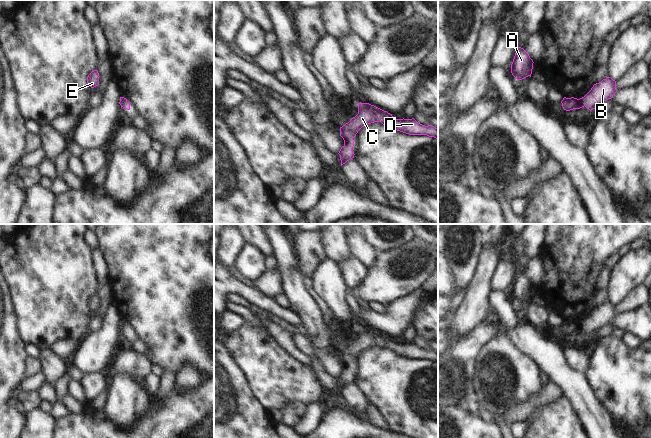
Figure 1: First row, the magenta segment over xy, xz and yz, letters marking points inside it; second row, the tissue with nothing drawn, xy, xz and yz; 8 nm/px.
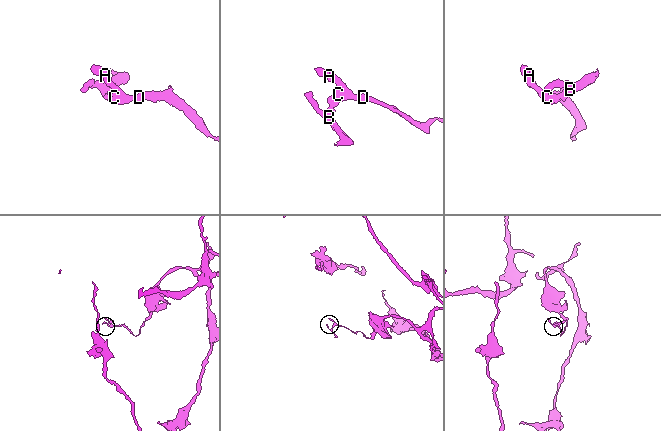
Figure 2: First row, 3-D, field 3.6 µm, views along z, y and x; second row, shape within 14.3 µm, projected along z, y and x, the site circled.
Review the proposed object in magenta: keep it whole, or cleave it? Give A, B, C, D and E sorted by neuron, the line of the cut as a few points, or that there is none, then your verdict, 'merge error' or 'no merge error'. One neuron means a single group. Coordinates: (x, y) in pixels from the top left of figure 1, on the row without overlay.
groups A B C D E; cut none; no merge error

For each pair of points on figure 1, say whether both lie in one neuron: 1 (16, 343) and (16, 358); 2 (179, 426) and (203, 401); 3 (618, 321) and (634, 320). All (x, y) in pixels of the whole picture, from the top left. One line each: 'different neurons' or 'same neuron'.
1: same neuron
2: same neuron
3: same neuron

